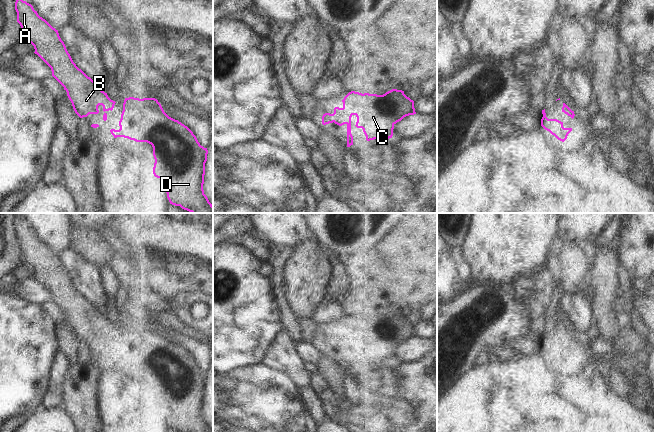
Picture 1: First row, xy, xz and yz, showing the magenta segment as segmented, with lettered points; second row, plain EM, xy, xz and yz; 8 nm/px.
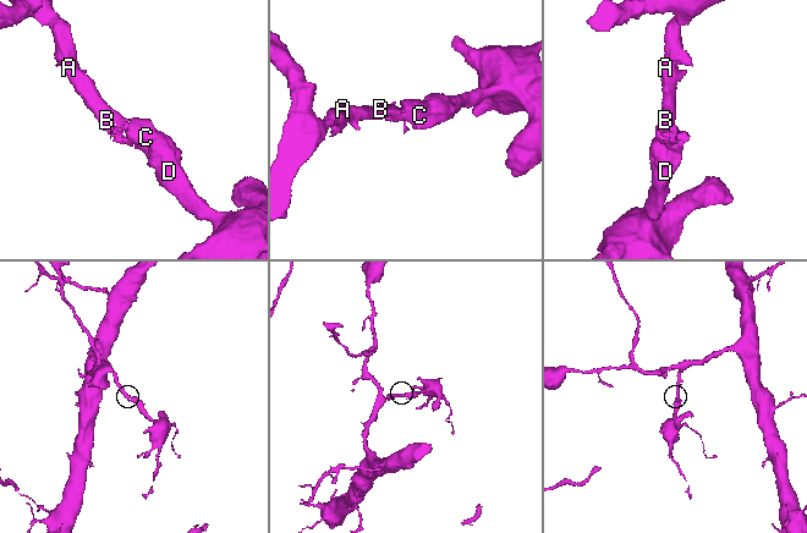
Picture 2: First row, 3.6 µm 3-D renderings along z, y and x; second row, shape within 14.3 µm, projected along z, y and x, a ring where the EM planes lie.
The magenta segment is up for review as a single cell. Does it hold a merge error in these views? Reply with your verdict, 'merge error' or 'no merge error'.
no merge error

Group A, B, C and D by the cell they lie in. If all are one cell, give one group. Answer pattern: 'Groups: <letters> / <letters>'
Groups: A B C D.

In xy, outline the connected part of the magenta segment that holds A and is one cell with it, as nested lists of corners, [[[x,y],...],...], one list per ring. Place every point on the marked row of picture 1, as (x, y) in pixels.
[[[16,0],[15,10],[22,33],[34,46],[34,53],[51,68],[52,76],[64,87],[75,113],[80,118],[87,117],[89,114],[98,114],[99,105],[103,106],[104,112],[112,111],[116,102],[111,100],[107,93],[102,91],[90,77],[76,66],[61,40],[58,30],[40,17],[33,6],[26,1]]]

